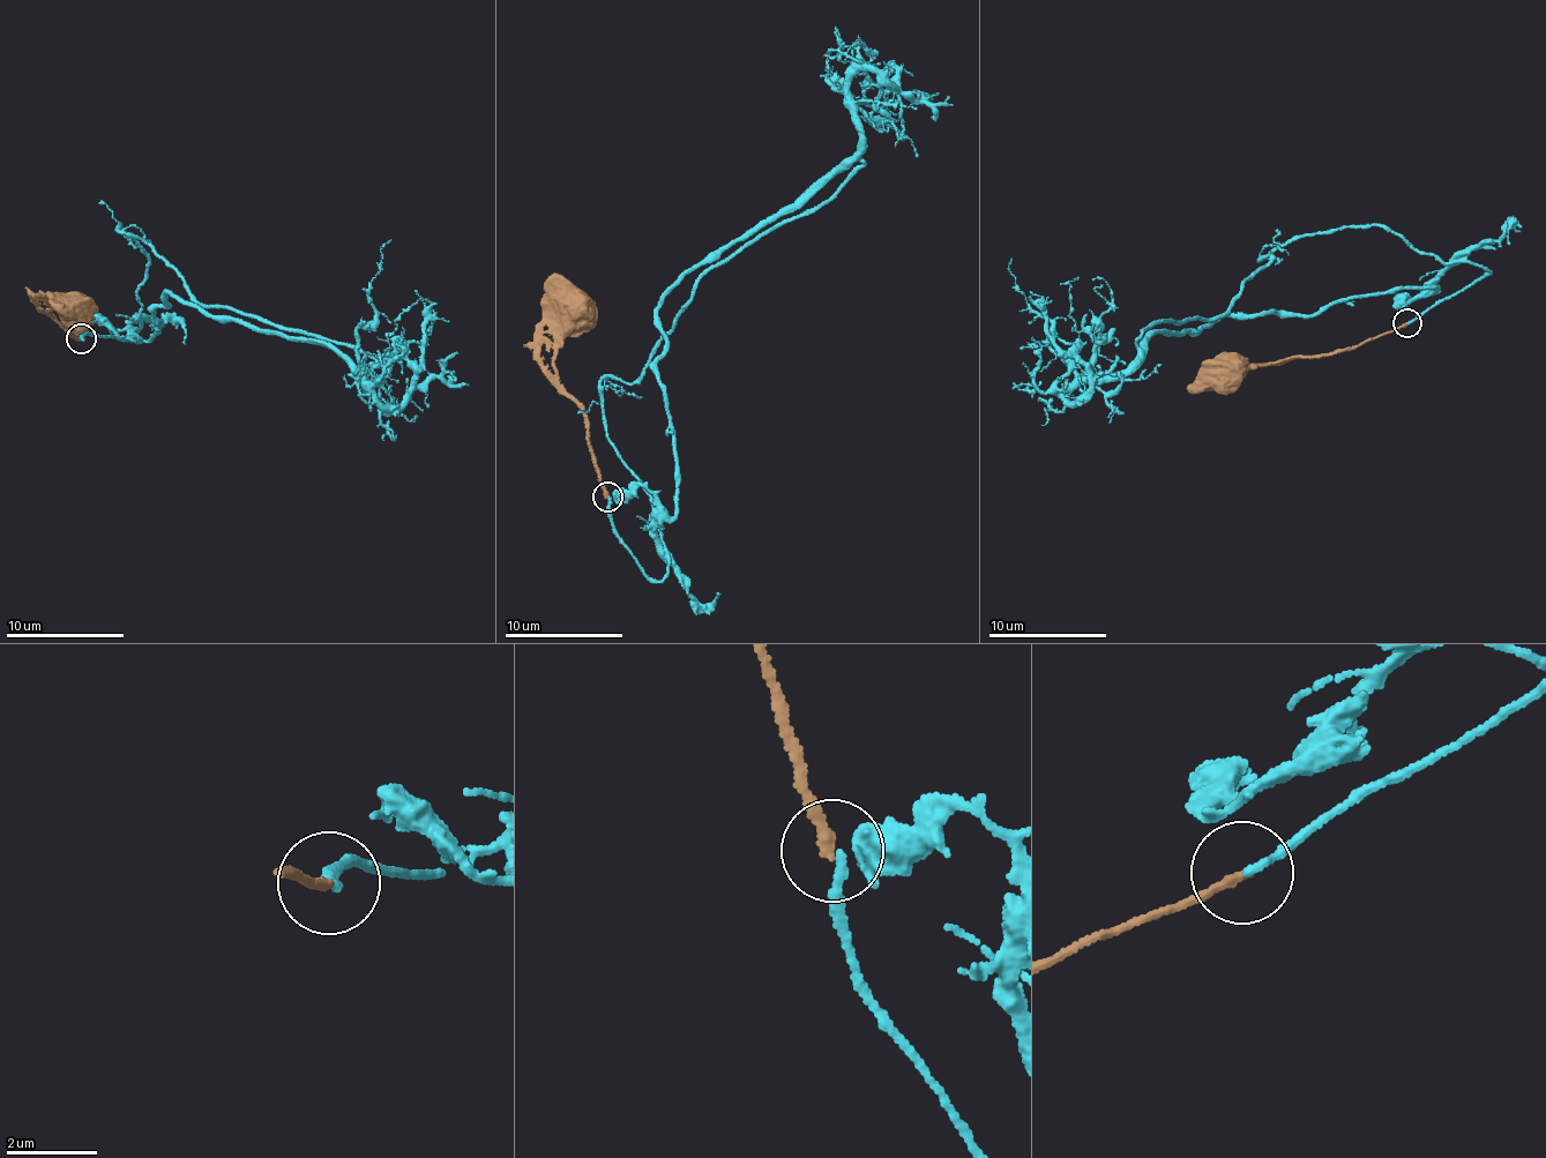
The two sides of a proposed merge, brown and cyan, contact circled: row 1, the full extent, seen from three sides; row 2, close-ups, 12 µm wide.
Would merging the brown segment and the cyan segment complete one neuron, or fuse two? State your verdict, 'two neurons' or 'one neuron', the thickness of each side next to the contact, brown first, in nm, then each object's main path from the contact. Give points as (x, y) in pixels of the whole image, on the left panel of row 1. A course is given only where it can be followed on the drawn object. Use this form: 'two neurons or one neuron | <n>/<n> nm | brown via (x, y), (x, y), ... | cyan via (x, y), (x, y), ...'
two neurons | 220/170 nm | brown via (82, 340), (69, 337), (69, 331), (49, 311), (52, 309), (74, 322), (79, 315) | cyan via (82, 340), (142, 323), (149, 341), (169, 292), (306, 337), (395, 405), (418, 371), (415, 291)

